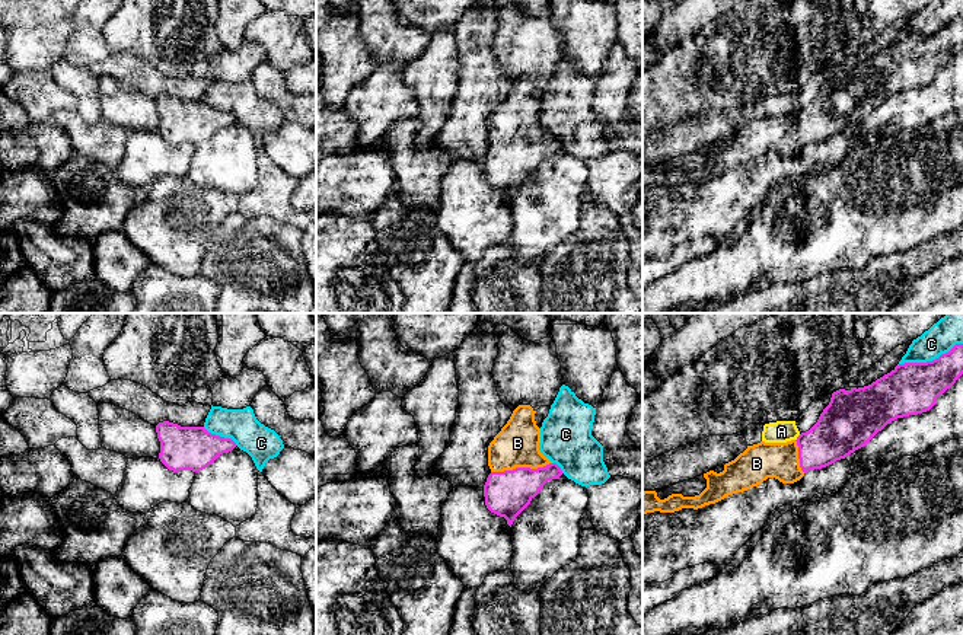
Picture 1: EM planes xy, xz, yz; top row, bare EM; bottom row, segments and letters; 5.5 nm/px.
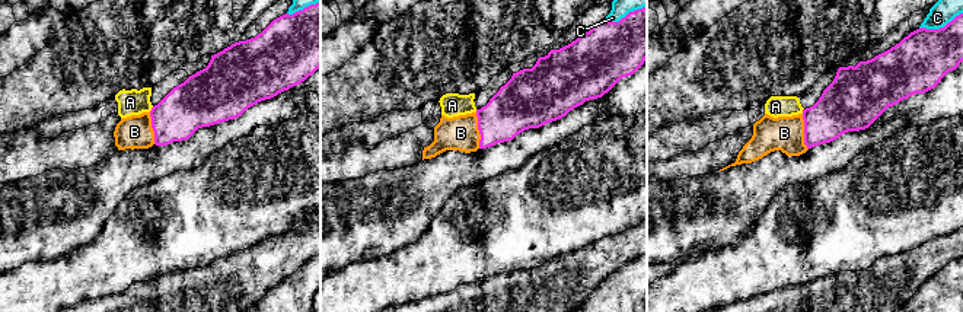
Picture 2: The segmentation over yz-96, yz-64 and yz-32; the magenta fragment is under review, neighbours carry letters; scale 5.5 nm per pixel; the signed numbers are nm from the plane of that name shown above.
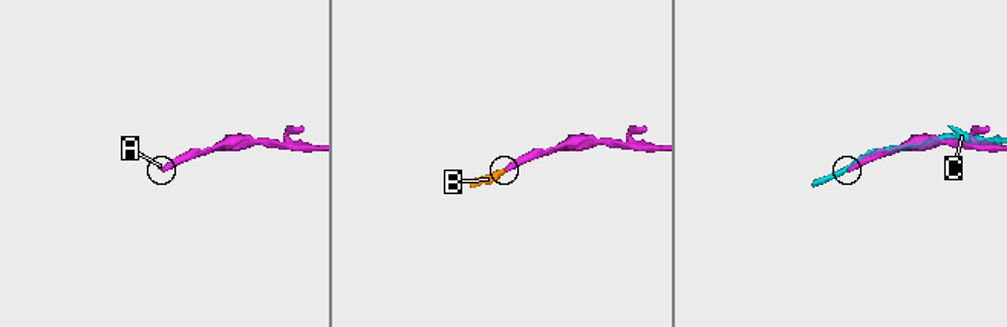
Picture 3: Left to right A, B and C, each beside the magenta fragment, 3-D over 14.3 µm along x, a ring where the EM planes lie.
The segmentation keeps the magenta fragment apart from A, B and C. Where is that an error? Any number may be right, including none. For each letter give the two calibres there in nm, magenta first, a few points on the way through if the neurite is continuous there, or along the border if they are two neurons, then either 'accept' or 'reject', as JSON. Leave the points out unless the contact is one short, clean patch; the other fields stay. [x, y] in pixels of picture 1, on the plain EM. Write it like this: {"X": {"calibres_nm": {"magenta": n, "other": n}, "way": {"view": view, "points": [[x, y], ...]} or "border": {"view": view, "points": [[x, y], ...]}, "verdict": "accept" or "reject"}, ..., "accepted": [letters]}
{"A": {"calibres_nm": {"magenta": 280, "other": 130}, "border": {"view": "yz", "points": [[800, 108], [796, 114]]}, "verdict": "reject"}, "B": {"calibres_nm": {"magenta": 240, "other": 240}, "way": {"view": "xz", "points": [[507, 168], [520, 142], [517, 117]]}, "verdict": "accept"}, "C": {"calibres_nm": {"magenta": 280, "other": 160}, "verdict": "reject"}, "accepted": ["B"]}

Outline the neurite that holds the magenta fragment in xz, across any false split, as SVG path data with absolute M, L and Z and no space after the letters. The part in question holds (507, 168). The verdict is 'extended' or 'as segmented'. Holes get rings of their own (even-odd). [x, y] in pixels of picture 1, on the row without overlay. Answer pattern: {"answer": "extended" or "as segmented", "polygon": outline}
{"answer": "extended", "polygon": "M519 79L488 119L491 147L484 159L485 179L491 186L504 191L510 201L543 159L562 149L561 141L539 124L541 102L536 99L535 87L536 84L530 79Z"}

